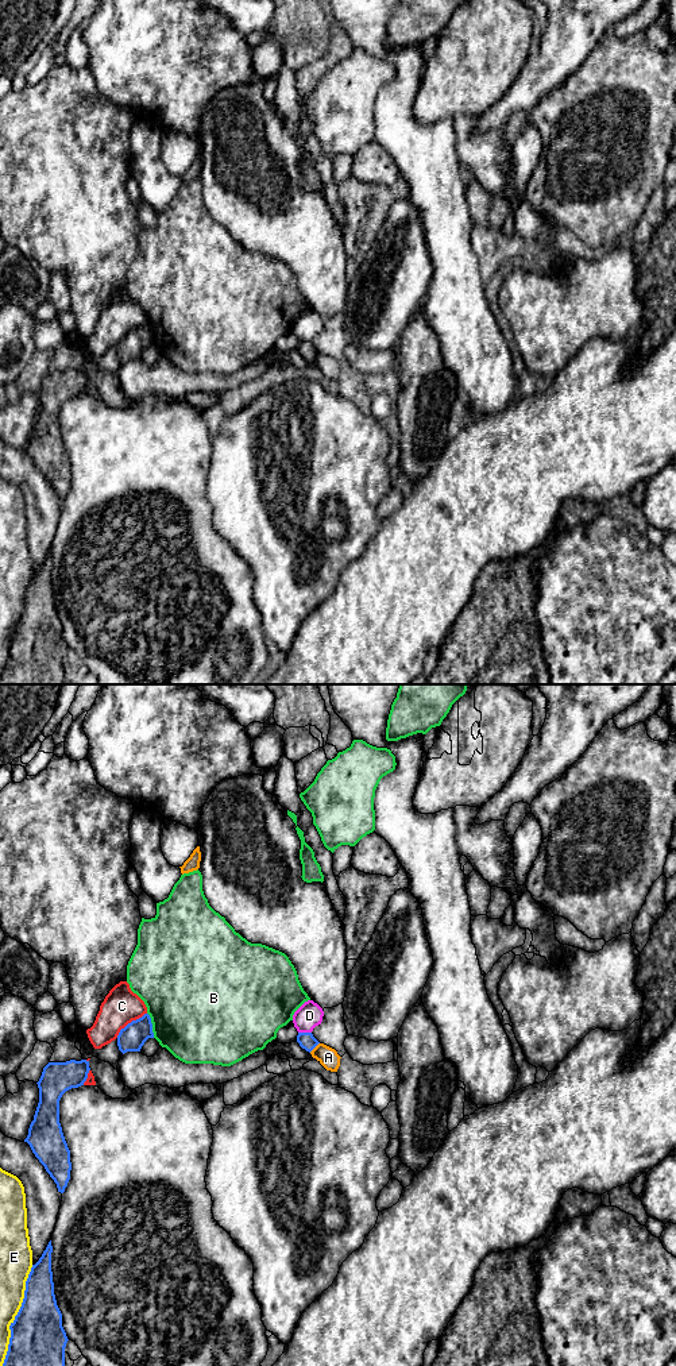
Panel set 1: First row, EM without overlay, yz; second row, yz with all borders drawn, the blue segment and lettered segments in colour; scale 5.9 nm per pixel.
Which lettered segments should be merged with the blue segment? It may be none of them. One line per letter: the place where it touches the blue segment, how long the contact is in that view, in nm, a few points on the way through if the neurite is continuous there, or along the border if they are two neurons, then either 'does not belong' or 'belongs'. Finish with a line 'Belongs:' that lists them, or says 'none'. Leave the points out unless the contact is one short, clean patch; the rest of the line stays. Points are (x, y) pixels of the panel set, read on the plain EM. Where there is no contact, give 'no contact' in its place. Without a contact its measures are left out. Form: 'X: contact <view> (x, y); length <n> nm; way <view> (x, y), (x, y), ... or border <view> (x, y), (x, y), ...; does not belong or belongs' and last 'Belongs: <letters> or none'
A: contact yz (313, 357); length 90 nm; border yz (319, 351), (309, 361); does not belong
B: contact yz (151, 334); length 160 nm; does not belong
C: contact yz (131, 331); length 240 nm; does not belong
D: contact yz (305, 342); length 80 nm; border yz (298, 340), (311, 342); does not belong
E: contact yz (15, 626); length 650 nm; does not belong
Belongs: none

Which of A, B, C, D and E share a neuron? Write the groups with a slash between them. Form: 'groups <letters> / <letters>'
groups A / B / C / D / E

